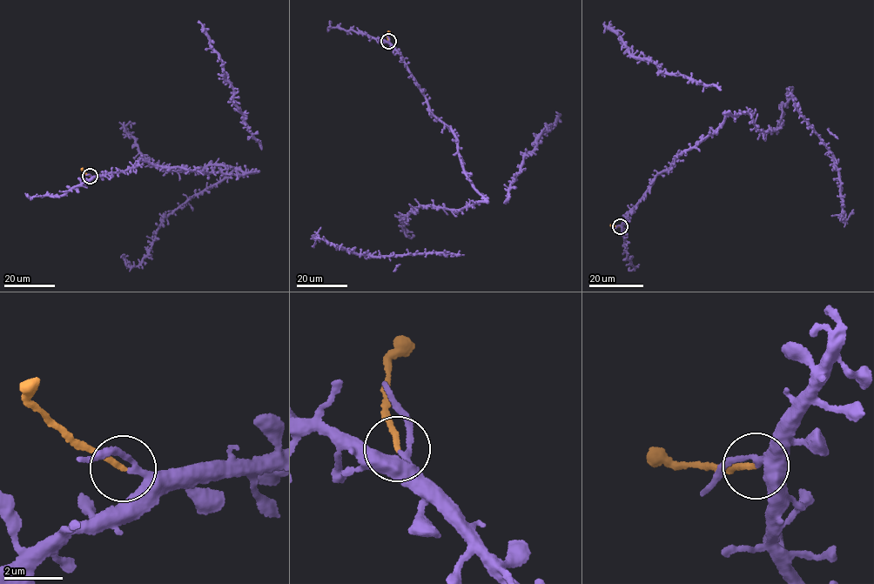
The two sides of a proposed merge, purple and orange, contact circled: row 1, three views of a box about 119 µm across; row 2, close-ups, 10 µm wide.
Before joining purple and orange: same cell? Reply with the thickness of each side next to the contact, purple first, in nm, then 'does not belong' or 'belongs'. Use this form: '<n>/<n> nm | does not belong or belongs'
200/180 nm | does not belong

